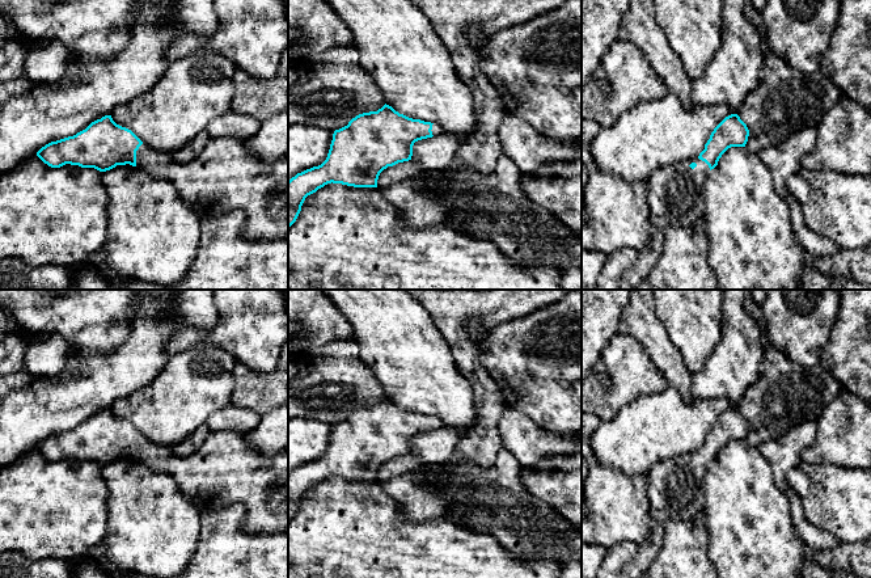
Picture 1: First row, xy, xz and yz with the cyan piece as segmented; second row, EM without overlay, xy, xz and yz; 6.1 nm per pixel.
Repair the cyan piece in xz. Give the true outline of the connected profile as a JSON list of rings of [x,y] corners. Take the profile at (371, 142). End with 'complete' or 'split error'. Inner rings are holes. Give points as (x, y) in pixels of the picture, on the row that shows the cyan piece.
[[[384,105],[377,111],[363,113],[347,126],[335,130],[326,160],[310,169],[297,173],[288,181],[288,228],[296,222],[305,198],[327,183],[354,187],[377,187],[380,173],[388,166],[409,161],[415,142],[444,134],[435,123],[413,119]]]; split error

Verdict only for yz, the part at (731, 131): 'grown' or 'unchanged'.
grown

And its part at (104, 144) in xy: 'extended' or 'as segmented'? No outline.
extended

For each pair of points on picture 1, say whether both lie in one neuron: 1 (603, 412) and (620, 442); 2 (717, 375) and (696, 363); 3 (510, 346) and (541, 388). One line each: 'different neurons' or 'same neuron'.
1: different neurons
2: different neurons
3: same neuron

